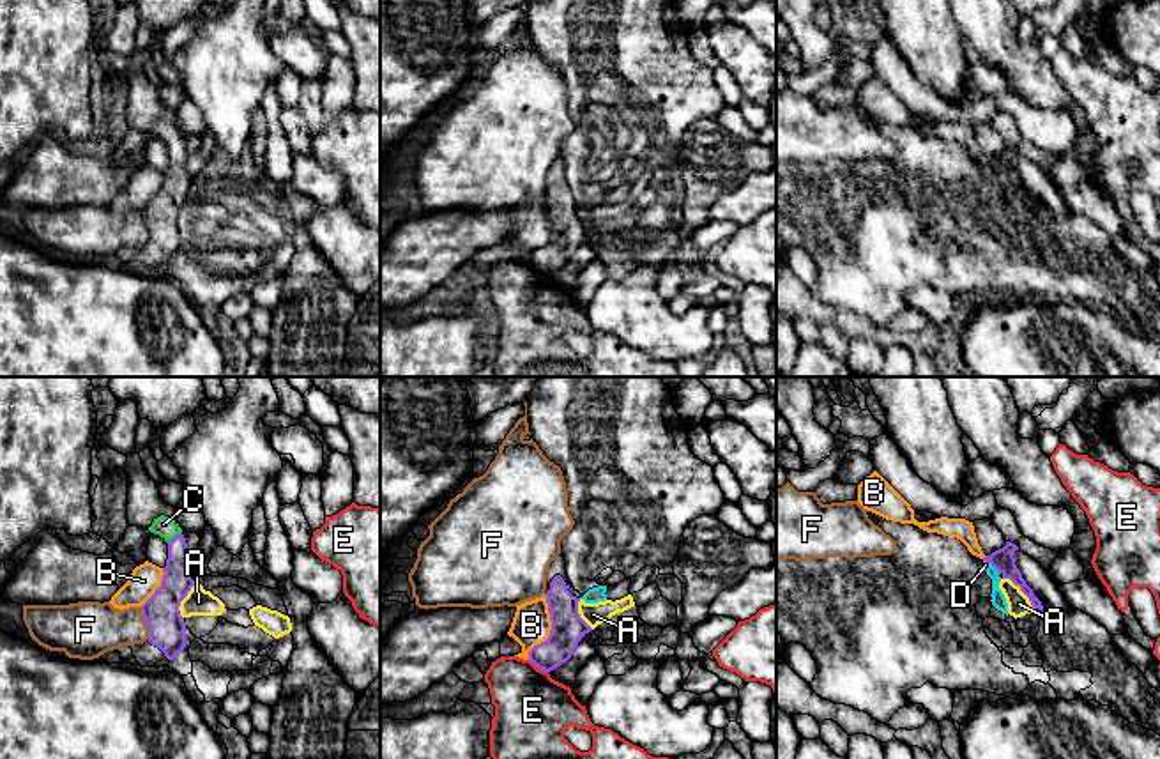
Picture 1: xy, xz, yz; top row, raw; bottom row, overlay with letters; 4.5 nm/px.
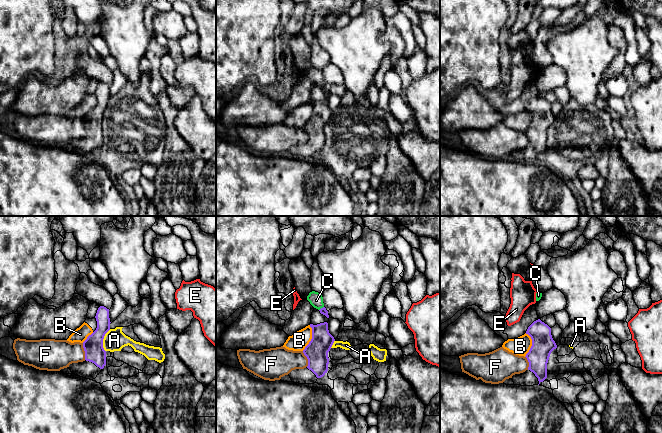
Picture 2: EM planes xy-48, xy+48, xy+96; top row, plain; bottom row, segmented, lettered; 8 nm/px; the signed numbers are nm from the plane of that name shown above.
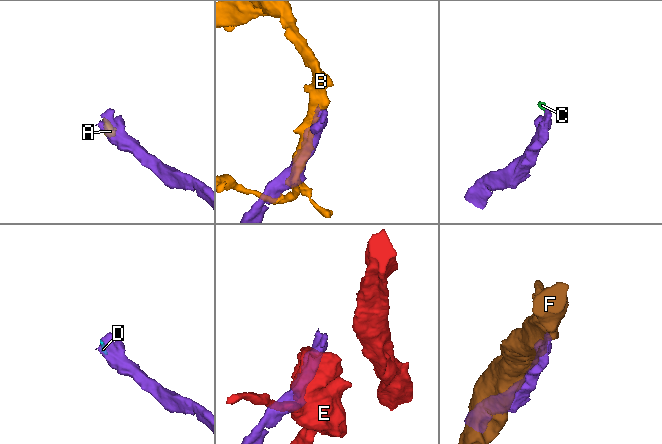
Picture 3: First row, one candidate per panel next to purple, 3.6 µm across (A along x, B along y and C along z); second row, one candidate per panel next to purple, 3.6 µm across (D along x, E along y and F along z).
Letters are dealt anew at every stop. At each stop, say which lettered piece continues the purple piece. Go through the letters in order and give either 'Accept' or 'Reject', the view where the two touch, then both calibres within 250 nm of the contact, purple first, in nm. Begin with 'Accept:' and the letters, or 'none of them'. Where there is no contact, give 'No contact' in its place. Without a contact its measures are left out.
Accept: C
A: Reject. Touches purple in yz. Thickness 100 nm (purple) against 100 nm
B: Reject. Touches purple in xz. Thickness 150 nm (purple) against 180 nm
C: Accept. Touches purple in xy. Thickness 140 nm (purple) against 90 nm
D: Reject. Touches purple in yz. Thickness 100 nm (purple) against 70 nm
E: Reject. Touches purple in xz. Thickness 150 nm (purple) against 340 nm
F: Reject. Touches purple in xy. Thickness 180 nm (purple) against 240 nm

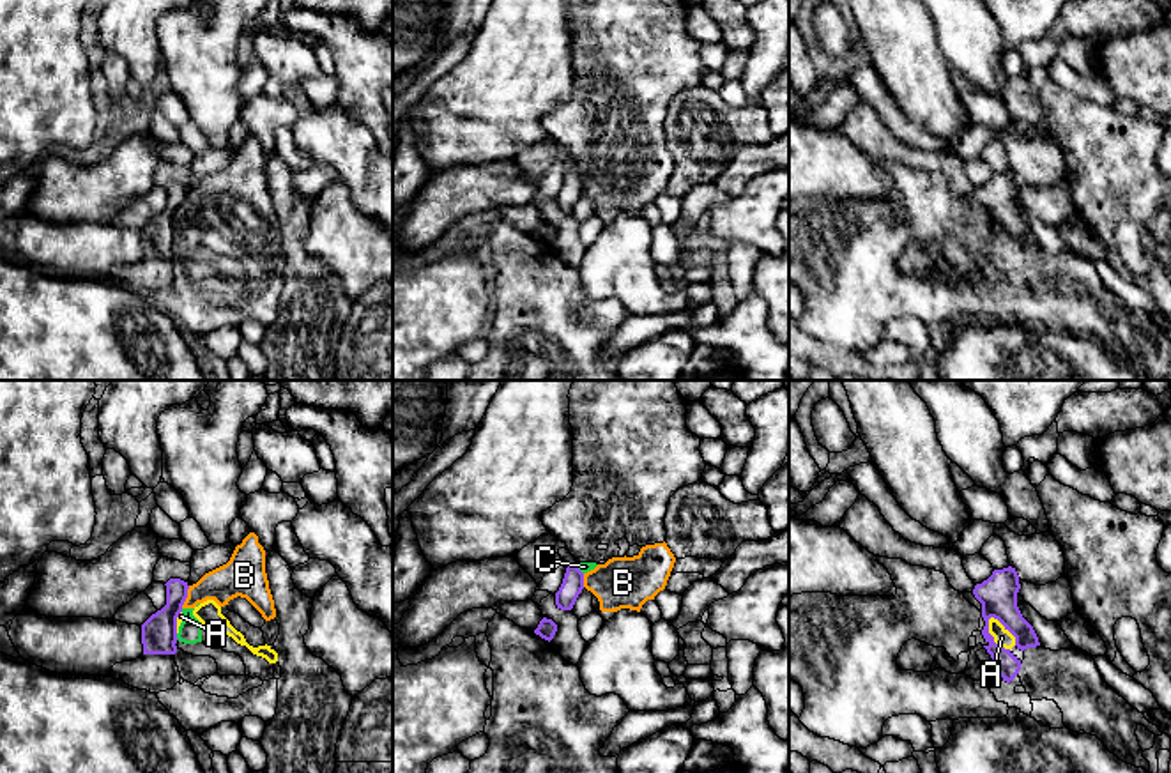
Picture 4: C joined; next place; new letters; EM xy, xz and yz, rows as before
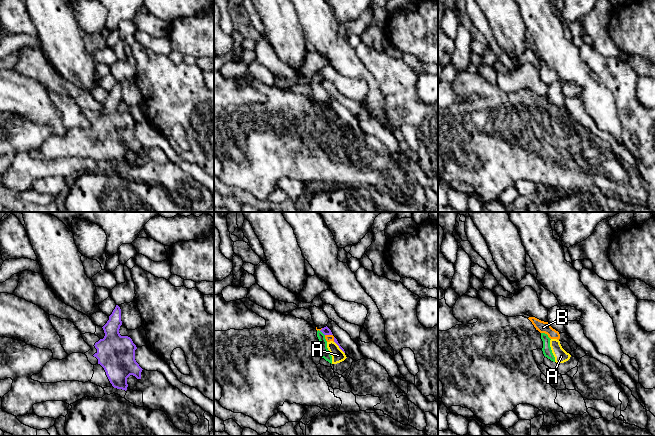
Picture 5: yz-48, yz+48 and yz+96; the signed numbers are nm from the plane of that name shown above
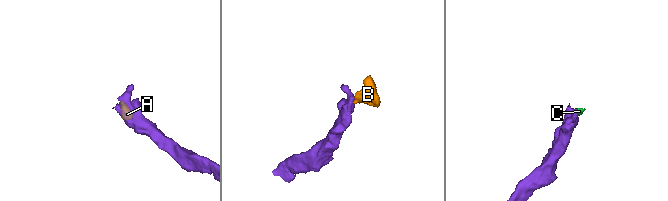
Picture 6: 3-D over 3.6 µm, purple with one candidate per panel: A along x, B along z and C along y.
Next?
Accept: none of them
A: Reject. Touches purple in yz. Thickness 180 nm (purple) against 80 nm
B: Reject. Touches purple in xy. Thickness 160 nm (purple) against 170 nm
C: Reject. Touches purple in xy. Thickness 160 nm (purple) against 110 nm

